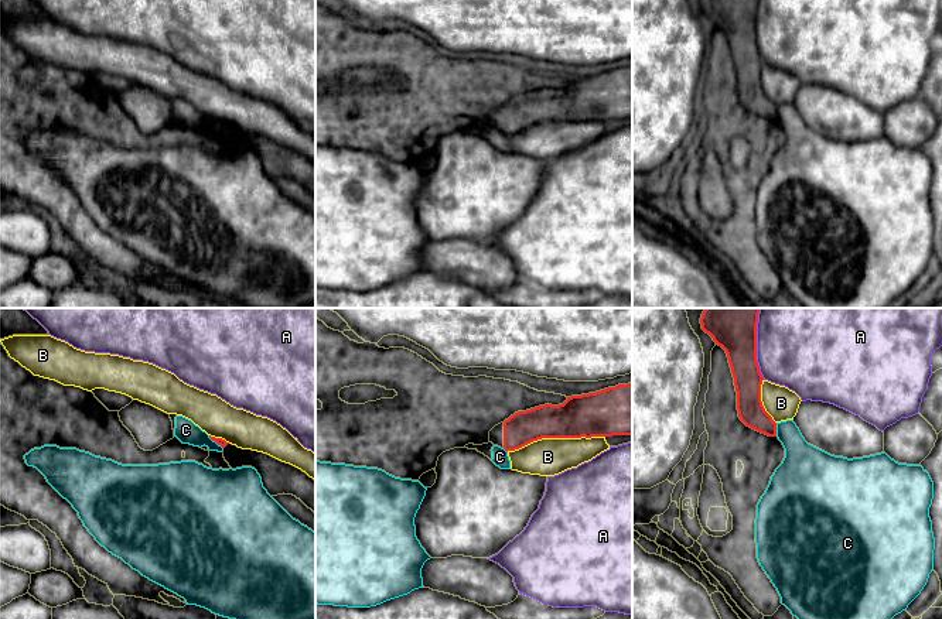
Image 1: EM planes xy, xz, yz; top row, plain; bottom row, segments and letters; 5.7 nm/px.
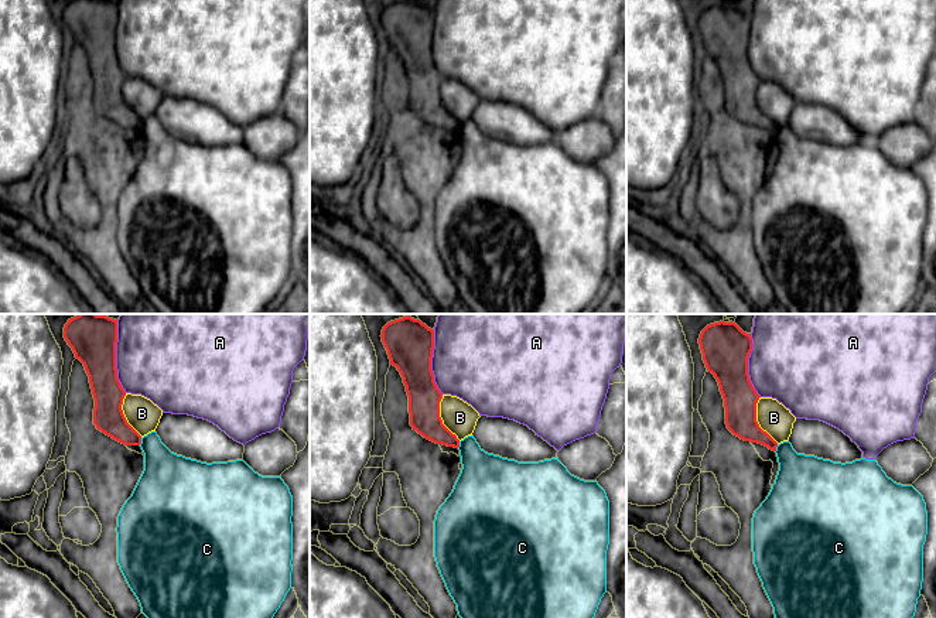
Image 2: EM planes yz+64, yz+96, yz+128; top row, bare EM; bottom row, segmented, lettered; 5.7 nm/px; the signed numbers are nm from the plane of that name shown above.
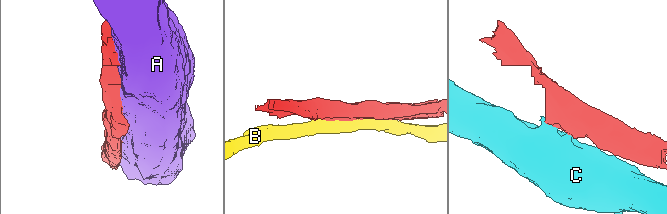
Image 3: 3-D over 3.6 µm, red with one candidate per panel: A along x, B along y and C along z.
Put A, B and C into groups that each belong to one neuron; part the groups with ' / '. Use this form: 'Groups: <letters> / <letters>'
Groups: A / B / C

